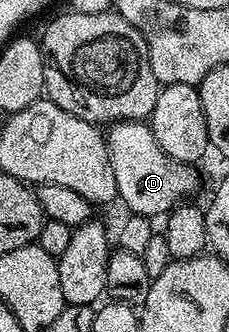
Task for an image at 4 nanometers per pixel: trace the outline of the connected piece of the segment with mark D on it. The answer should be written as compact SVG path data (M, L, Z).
M114 121L105 133L105 145L109 148L111 171L115 171L115 187L120 204L129 208L130 214L160 218L182 204L197 189L197 173L193 165L171 159L155 143L155 135L145 121Z

